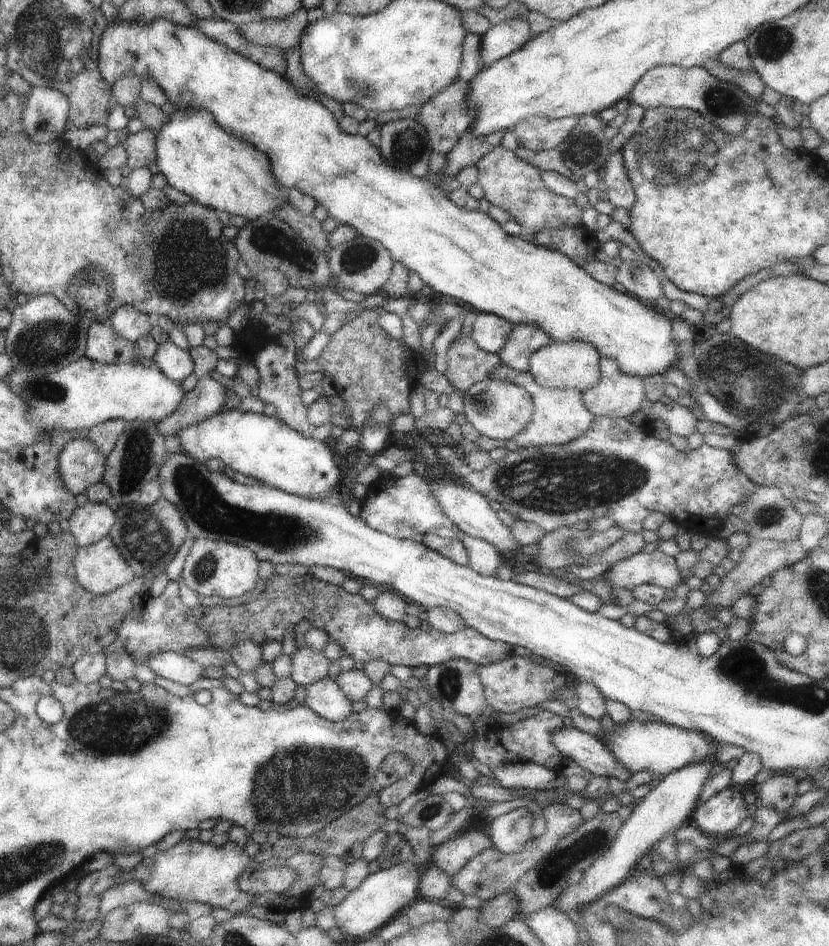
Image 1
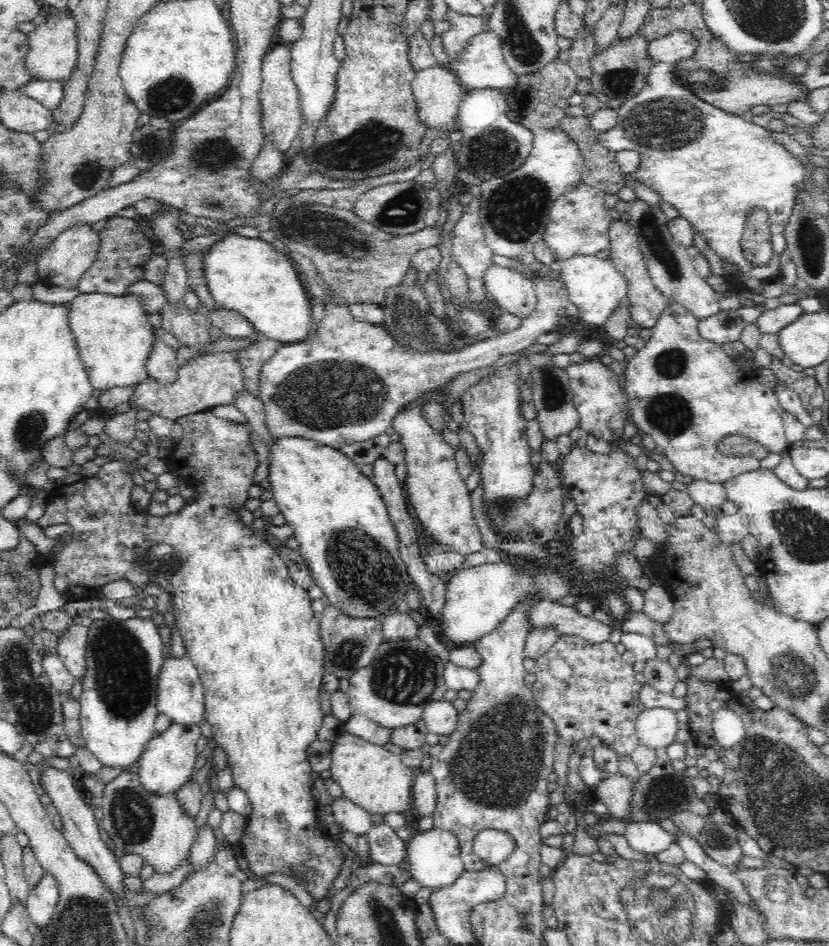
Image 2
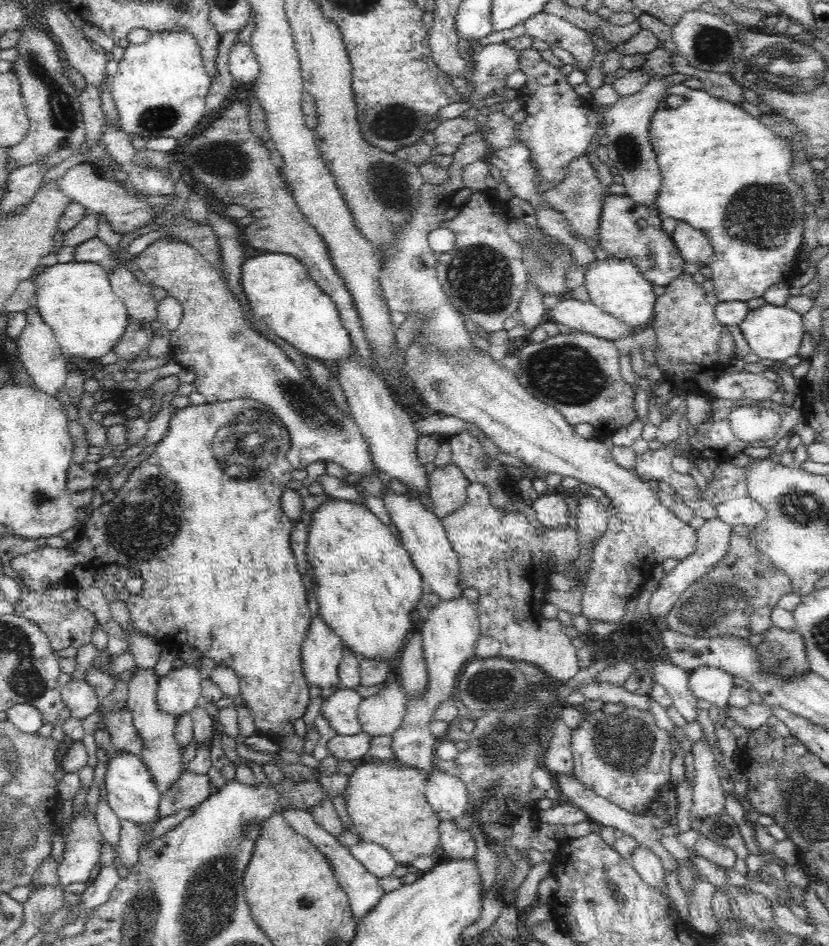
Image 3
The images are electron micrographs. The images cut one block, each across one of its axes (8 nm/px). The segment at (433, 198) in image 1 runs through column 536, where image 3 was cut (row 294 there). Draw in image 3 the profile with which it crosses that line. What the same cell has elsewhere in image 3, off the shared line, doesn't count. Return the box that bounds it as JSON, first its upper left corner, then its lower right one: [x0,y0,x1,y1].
[240,252,356,360]

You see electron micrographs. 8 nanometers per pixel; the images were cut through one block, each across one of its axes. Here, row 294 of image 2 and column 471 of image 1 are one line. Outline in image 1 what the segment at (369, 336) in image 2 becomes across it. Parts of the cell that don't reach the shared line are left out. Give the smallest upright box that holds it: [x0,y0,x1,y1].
[461,534,506,576]

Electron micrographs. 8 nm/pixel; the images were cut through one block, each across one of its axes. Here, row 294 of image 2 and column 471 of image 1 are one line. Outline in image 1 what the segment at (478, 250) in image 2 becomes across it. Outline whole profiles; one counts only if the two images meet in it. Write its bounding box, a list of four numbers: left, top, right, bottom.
[435,416,756,534]

